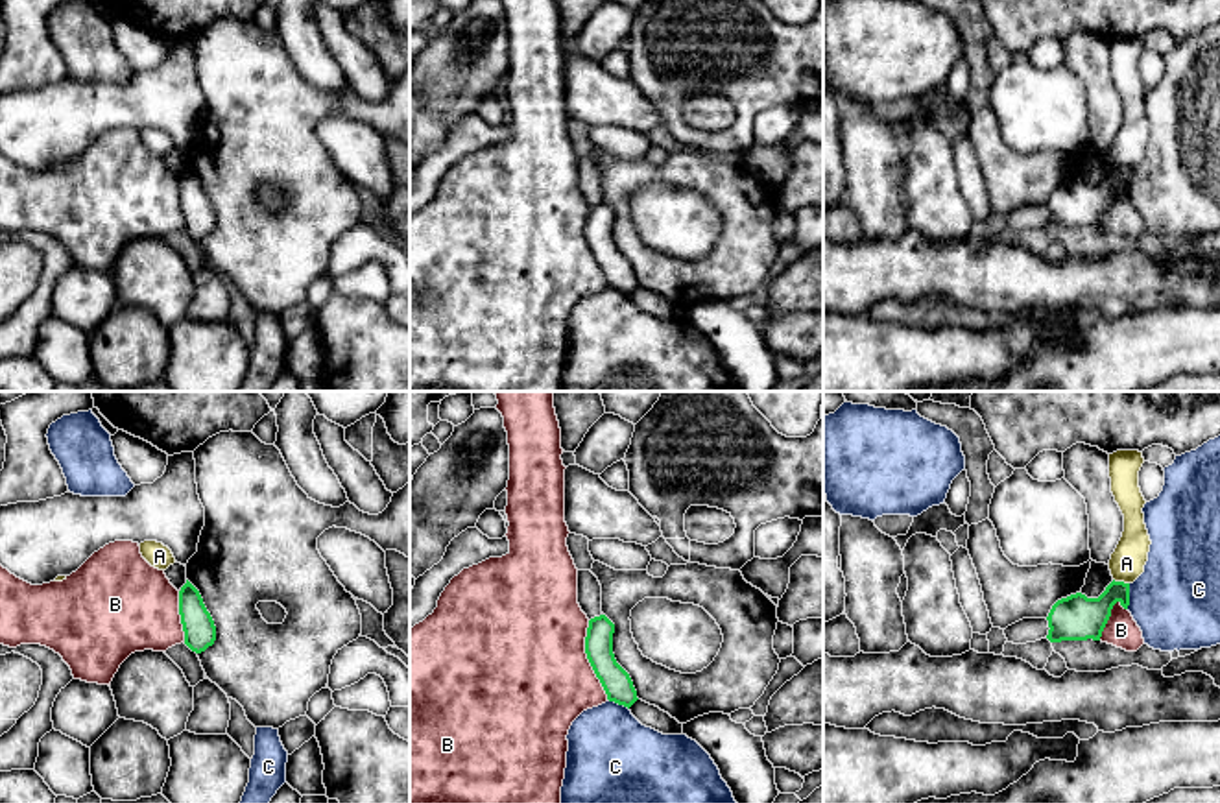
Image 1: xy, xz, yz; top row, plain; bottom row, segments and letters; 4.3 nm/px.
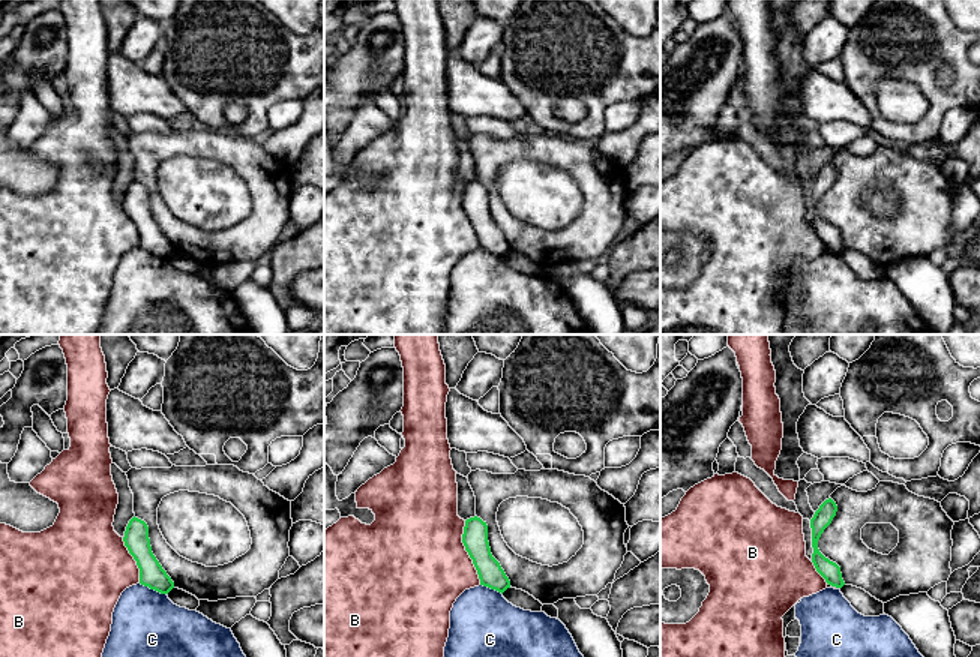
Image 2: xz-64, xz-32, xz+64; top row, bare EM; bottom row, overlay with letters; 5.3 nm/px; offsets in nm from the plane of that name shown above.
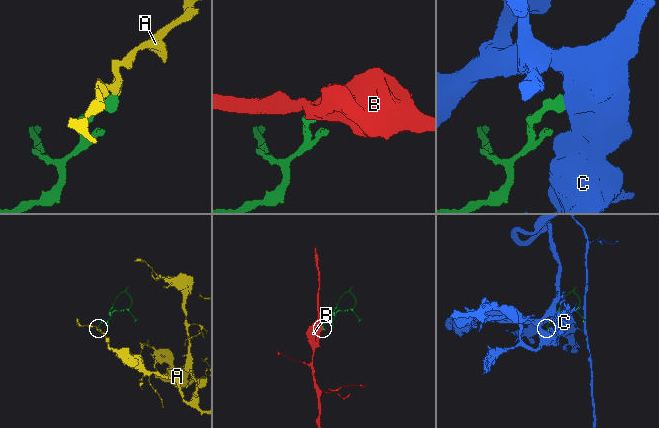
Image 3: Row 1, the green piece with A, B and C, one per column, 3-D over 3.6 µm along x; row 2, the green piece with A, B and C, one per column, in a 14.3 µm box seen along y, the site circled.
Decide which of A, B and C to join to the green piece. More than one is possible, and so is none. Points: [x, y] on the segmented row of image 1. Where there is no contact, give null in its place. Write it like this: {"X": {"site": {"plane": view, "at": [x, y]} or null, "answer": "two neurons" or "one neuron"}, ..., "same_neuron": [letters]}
{"A": {"site": {"plane": "yz", "at": [1121, 582]}, "answer": "two neurons"}, "B": {"site": {"plane": "xz", "at": [587, 658]}, "answer": "two neurons"}, "C": {"site": {"plane": "yz", "at": [1128, 597]}, "answer": "two neurons"}, "same_neuron": []}

